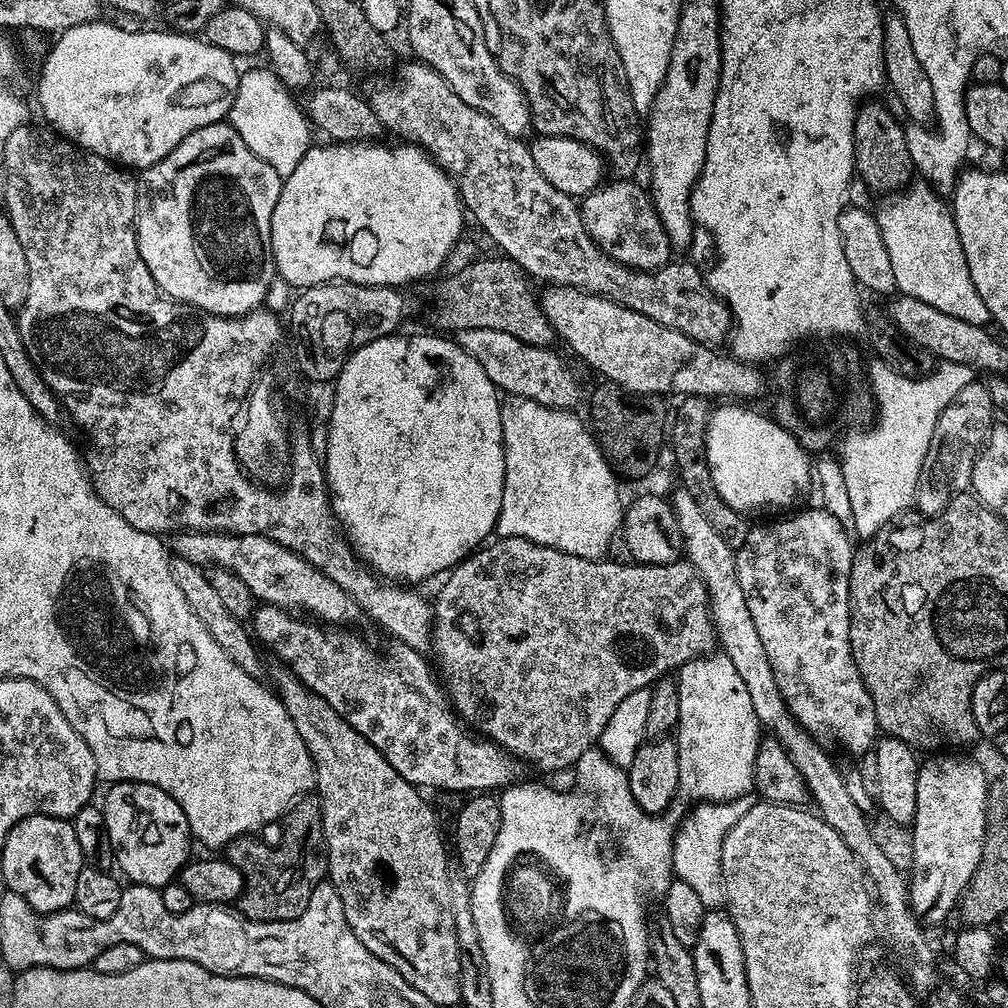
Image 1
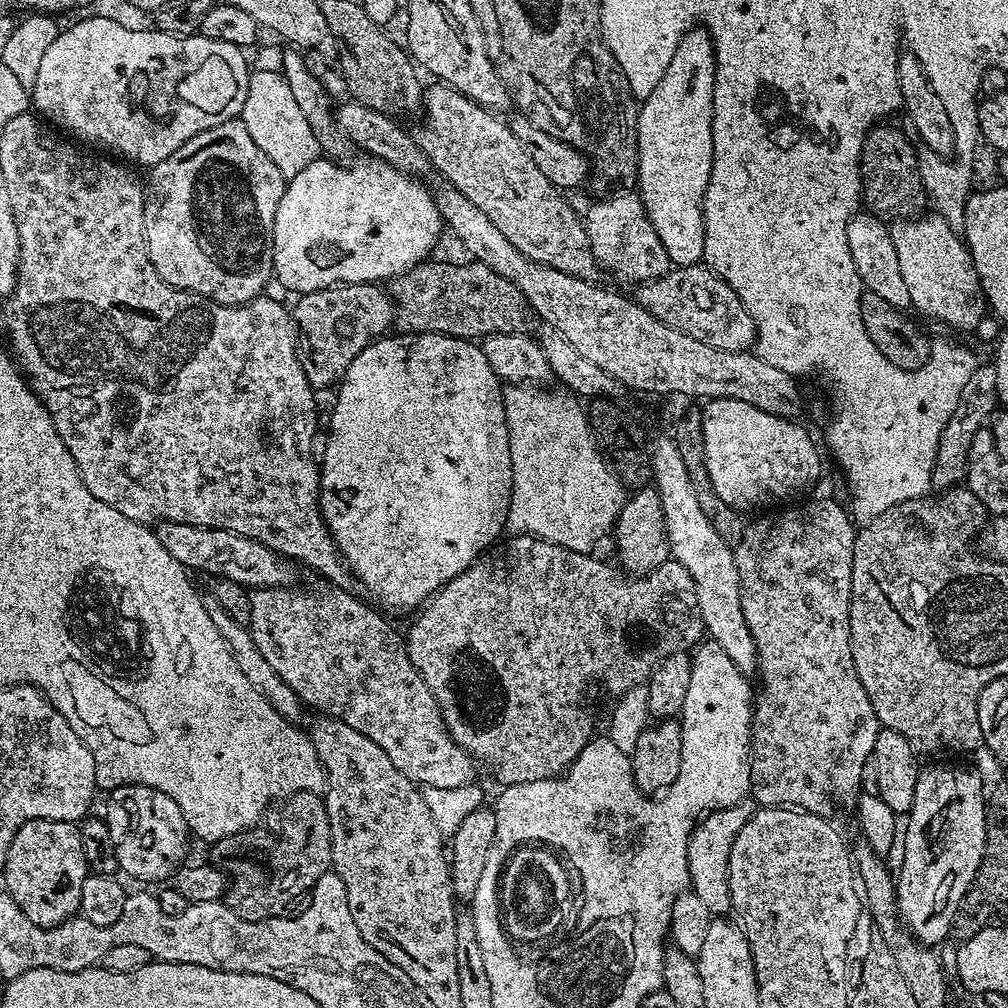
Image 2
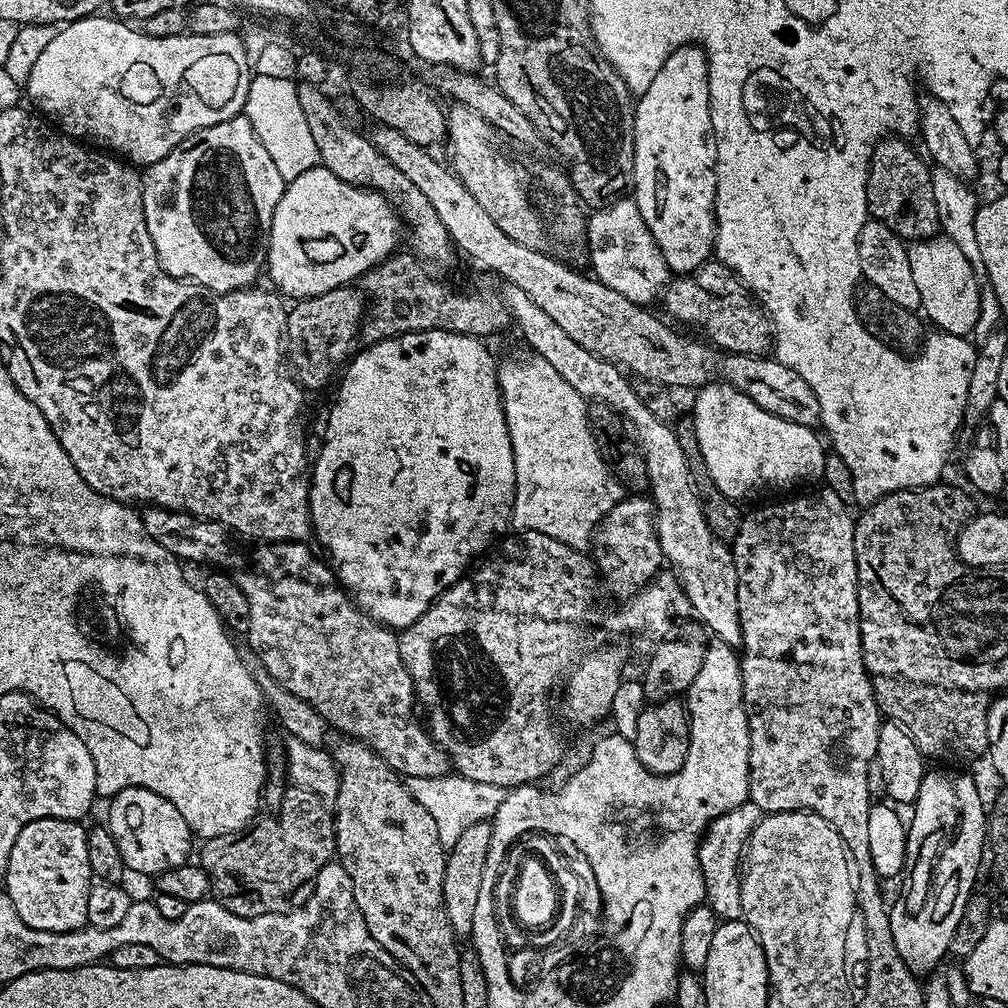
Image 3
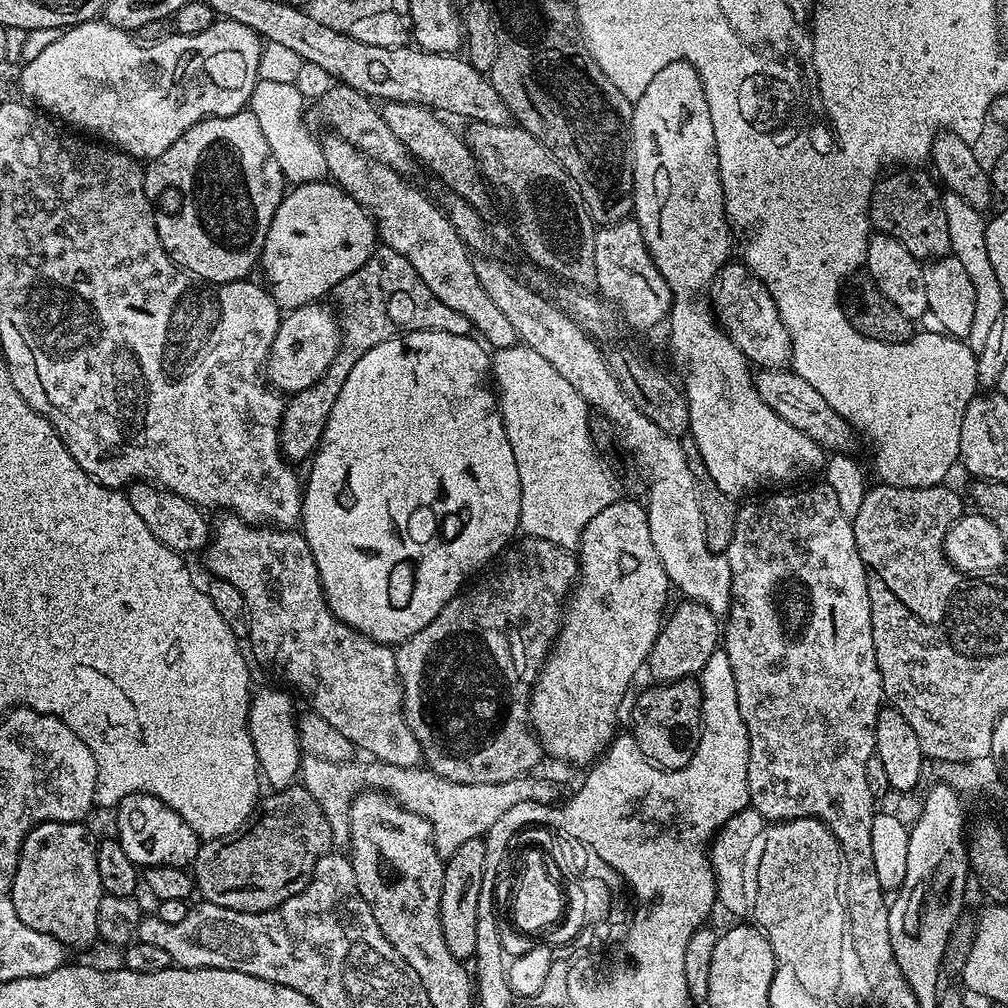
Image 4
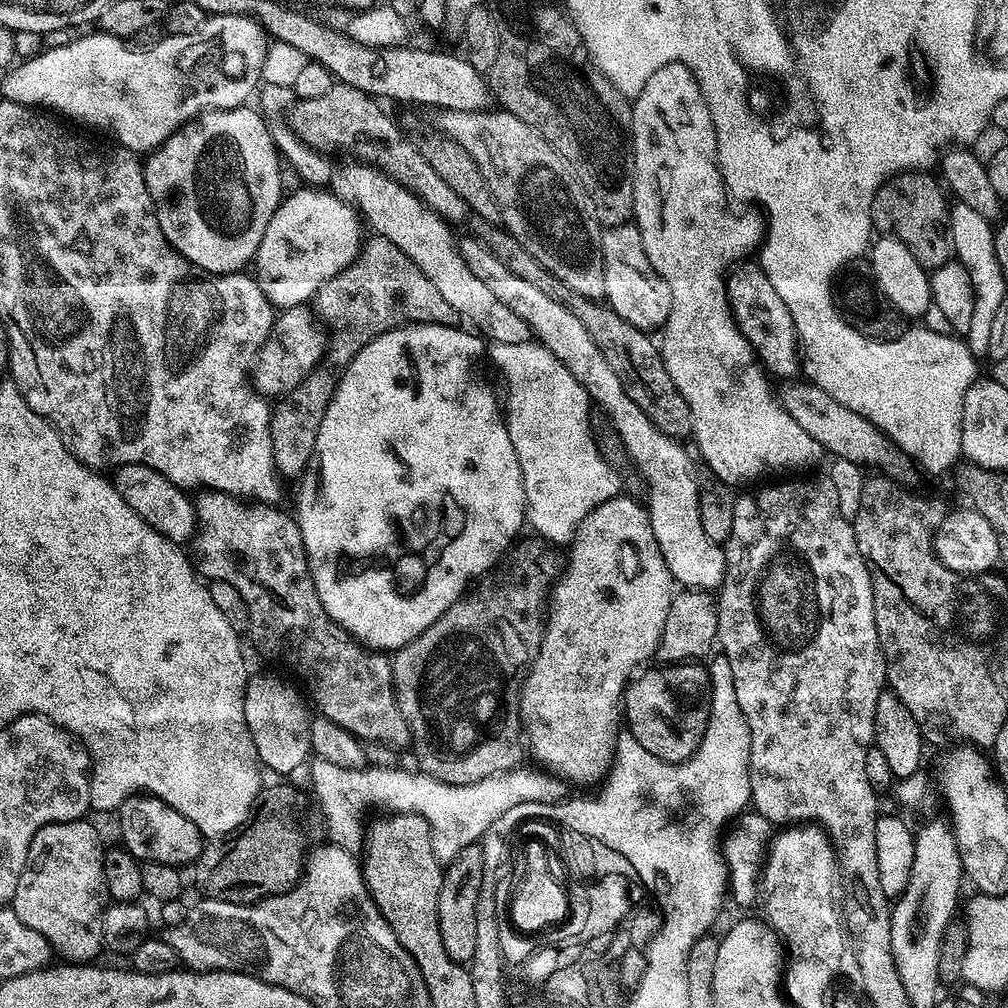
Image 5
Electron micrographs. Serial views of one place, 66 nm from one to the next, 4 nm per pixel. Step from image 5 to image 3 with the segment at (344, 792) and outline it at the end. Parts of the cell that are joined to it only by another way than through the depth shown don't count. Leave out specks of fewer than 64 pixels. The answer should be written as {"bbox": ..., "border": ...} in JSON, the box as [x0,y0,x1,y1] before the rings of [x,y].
{"bbox":[406,774,506,846],"border":[[[449,774],[438,778],[407,777],[406,783],[410,794],[418,798],[418,803],[426,806],[430,818],[434,818],[438,826],[438,838],[445,846],[458,842],[462,835],[474,822],[491,821],[492,816],[502,806],[506,792],[498,786],[490,786],[490,782],[474,782],[459,774]]]}

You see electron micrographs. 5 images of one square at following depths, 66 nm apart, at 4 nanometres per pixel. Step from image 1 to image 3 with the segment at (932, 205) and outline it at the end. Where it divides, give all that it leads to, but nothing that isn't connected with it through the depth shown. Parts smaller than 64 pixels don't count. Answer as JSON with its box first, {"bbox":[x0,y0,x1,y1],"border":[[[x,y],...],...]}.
{"bbox":[907,234,981,337],"border":[[[943,234],[909,243],[907,250],[910,274],[914,274],[914,286],[918,286],[923,315],[928,315],[939,331],[971,337],[978,322],[981,281],[974,274],[966,254],[962,254],[962,250],[958,250],[958,246],[954,246],[954,242]]]}

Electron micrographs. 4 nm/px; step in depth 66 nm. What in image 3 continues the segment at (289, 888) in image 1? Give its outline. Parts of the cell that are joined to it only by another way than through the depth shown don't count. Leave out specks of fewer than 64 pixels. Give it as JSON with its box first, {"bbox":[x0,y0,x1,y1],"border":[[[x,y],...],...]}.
{"bbox":[198,786,336,918],"border":[[[295,786],[289,787],[285,791],[282,798],[281,812],[276,816],[261,815],[259,818],[249,819],[248,823],[241,826],[238,830],[233,832],[218,832],[207,837],[203,841],[204,845],[199,845],[198,863],[201,868],[206,870],[206,874],[212,883],[211,895],[214,897],[217,904],[220,904],[226,910],[230,910],[234,914],[238,914],[242,918],[254,918],[262,914],[270,914],[271,912],[287,912],[290,908],[288,899],[299,890],[300,887],[311,885],[316,879],[316,875],[322,870],[322,866],[326,866],[333,857],[336,856],[336,822],[333,813],[330,811],[329,805],[325,803],[324,799],[319,797],[318,794],[312,793],[308,789],[297,788]]]}

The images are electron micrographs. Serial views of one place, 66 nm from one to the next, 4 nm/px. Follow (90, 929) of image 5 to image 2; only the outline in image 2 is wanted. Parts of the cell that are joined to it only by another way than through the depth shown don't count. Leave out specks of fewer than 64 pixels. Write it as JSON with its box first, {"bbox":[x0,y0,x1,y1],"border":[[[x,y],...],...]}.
{"bbox":[2,820,90,928],"border":[[[31,820],[14,834],[10,854],[2,865],[3,887],[18,902],[30,922],[53,928],[73,919],[82,902],[82,882],[90,875],[88,860],[82,850],[80,829],[71,820]]]}

